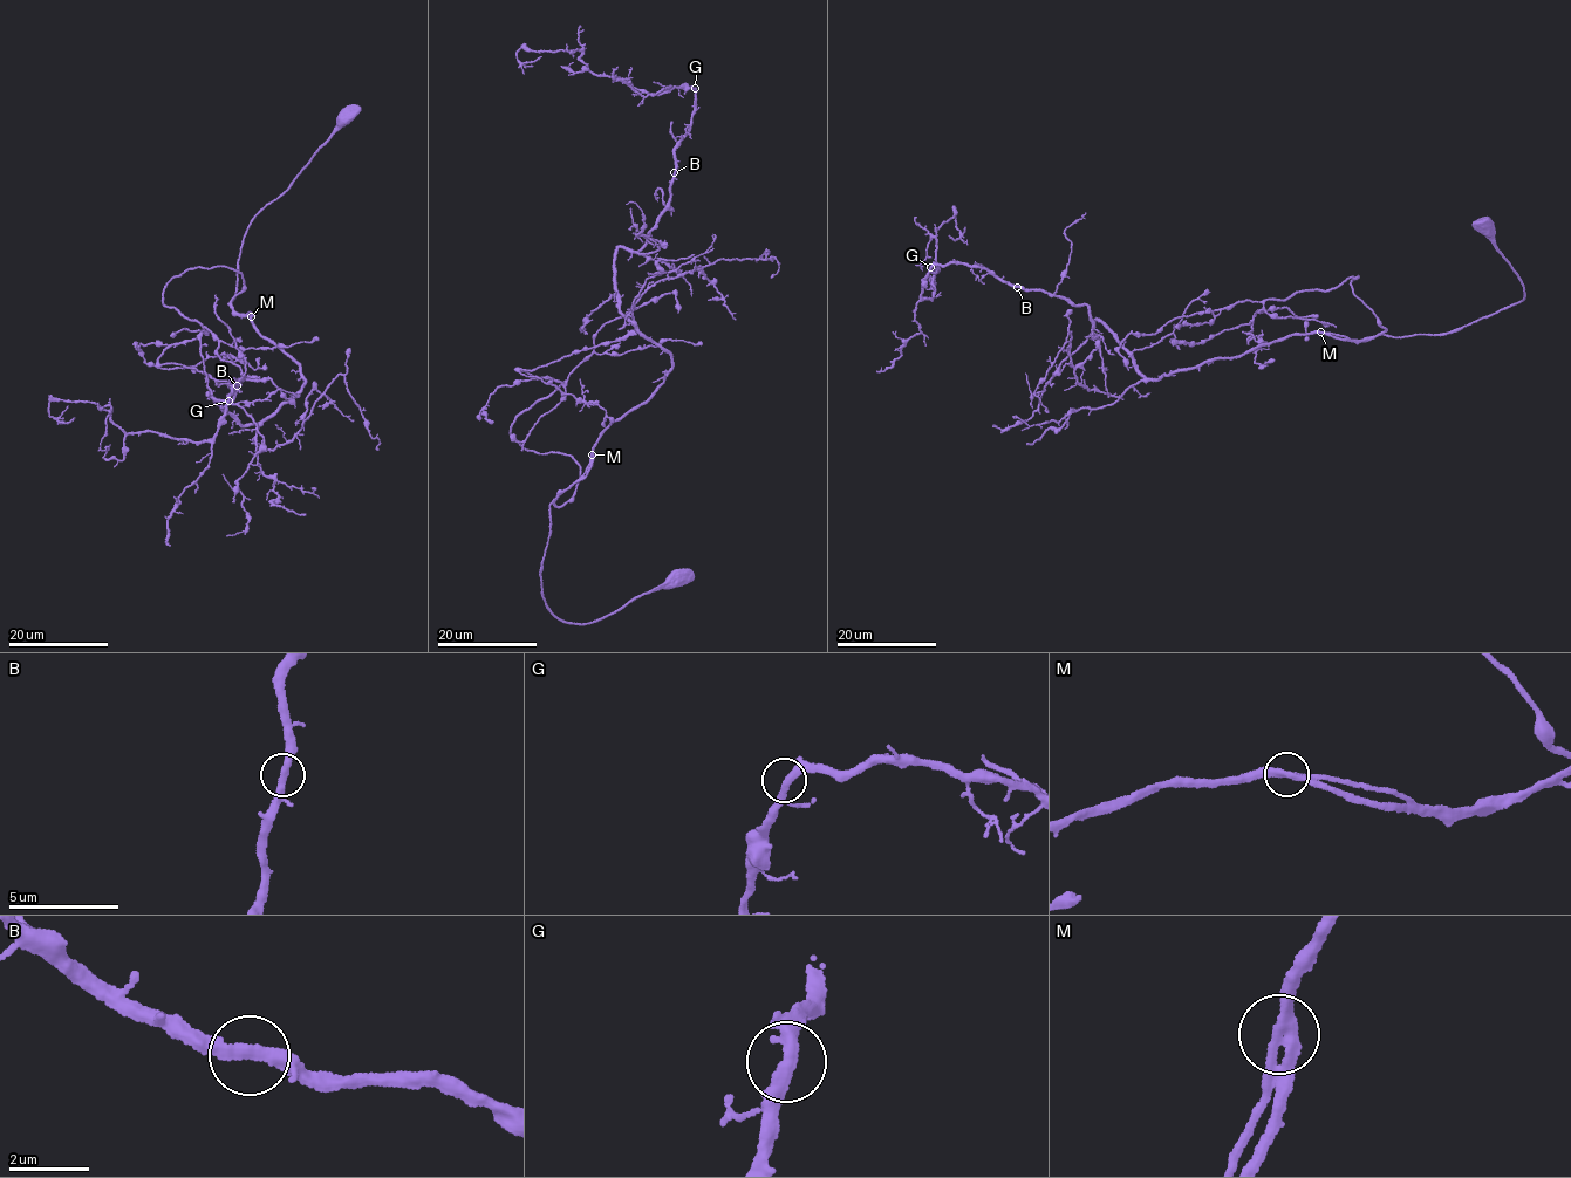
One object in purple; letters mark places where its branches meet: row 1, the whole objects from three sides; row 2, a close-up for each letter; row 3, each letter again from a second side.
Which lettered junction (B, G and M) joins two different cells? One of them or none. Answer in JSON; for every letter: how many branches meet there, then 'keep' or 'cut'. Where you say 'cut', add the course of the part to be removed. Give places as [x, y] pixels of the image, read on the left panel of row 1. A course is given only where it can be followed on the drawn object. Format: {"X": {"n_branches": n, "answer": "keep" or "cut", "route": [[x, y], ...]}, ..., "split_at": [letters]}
{"B": {"n_branches": 2, "answer": "keep"}, "G": {"n_branches": 2, "answer": "keep"}, "M": {"n_branches": 2, "answer": "keep"}, "split_at": []}

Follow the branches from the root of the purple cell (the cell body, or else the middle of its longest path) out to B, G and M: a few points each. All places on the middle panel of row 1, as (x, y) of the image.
B: (674, 577), (581, 624), (540, 573), (550, 502), (673, 365), (614, 266), (674, 172)
G: (674, 577), (581, 624), (540, 573), (550, 502), (673, 365), (614, 266), (669, 200), (695, 88)
M: (674, 577), (593, 623), (569, 623), (551, 613), (540, 574), (550, 502), (583, 473), (591, 454)

